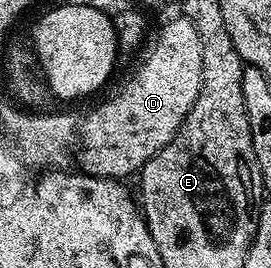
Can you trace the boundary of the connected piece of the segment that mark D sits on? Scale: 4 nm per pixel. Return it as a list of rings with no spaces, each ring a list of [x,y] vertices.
[[[178,18],[169,20],[161,28],[153,49],[145,56],[145,61],[137,68],[137,73],[122,86],[121,92],[114,94],[110,100],[102,102],[98,108],[93,108],[85,116],[85,121],[79,124],[79,146],[81,153],[77,160],[80,171],[87,176],[103,176],[106,178],[126,178],[140,173],[141,168],[163,146],[175,138],[182,122],[187,118],[195,98],[199,98],[201,79],[203,78],[203,46],[199,46],[199,30],[191,20]]]

